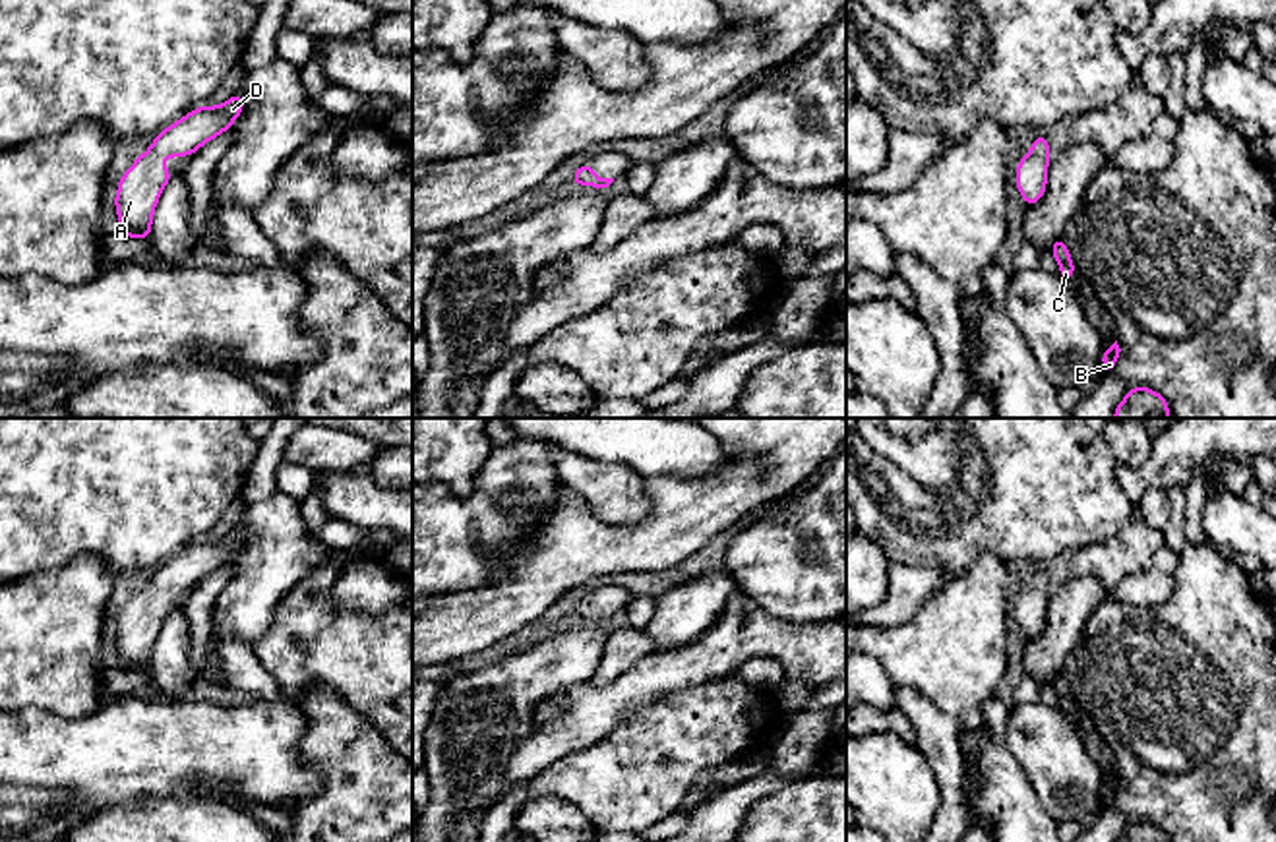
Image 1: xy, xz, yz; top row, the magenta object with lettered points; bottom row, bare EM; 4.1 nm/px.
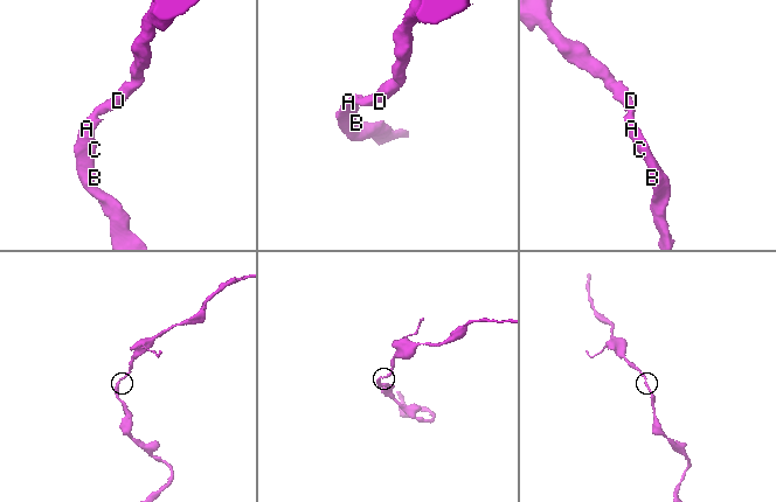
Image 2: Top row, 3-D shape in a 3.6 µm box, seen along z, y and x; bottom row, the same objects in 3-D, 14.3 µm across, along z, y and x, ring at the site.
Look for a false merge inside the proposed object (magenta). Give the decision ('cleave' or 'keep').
keep

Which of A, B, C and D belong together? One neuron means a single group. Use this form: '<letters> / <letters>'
A B C D

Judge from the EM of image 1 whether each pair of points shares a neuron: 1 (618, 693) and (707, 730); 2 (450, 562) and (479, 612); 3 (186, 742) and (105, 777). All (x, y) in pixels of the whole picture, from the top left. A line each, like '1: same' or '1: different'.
1: different
2: different
3: same

